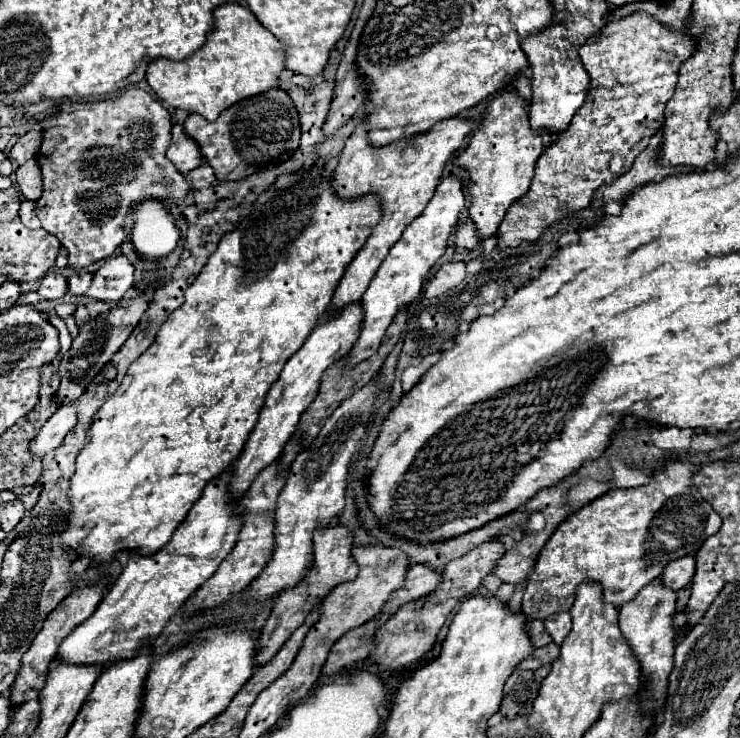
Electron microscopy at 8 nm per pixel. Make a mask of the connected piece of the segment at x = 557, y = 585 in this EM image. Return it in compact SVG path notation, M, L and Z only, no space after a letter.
M673 459L673 471L661 469L653 471L647 485L633 489L609 489L605 495L593 499L577 513L569 515L545 543L539 553L533 575L527 581L525 597L523 597L523 613L531 619L547 619L553 613L569 611L575 601L577 585L585 579L599 581L603 585L603 595L607 603L623 607L631 601L647 583L661 577L665 563L675 557L693 555L697 549L721 529L721 517L713 511L713 507L699 495L693 485L693 475L701 469L701 465L689 463L685 459Z

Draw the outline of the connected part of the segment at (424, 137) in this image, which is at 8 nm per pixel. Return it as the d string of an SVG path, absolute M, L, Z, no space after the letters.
M445 119L435 123L431 129L413 135L409 139L399 139L395 143L389 143L385 147L371 147L367 143L367 131L365 123L359 121L353 135L345 141L345 147L339 155L339 165L333 173L333 193L337 197L351 201L353 197L373 195L377 197L381 205L381 223L373 227L371 237L367 239L367 245L357 253L353 263L345 269L345 275L331 299L329 311L337 311L343 305L351 305L361 301L363 293L367 291L371 279L375 277L379 265L387 257L389 249L395 245L395 241L403 235L405 227L421 215L425 205L431 201L435 187L441 181L441 173L445 169L447 159L461 147L463 139L471 131L473 123L467 119Z

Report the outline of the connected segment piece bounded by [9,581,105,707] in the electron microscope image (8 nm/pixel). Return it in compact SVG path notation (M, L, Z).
M105 581L99 583L97 587L89 585L89 587L77 587L69 597L65 597L65 601L61 601L61 605L57 605L57 609L53 609L53 613L49 613L49 617L45 619L45 625L41 629L41 633L37 633L37 637L33 639L31 647L27 649L27 653L21 659L21 669L17 673L15 683L9 689L9 701L11 707L19 707L23 701L23 695L27 689L37 689L41 691L49 673L49 663L57 653L57 645L61 645L61 641L85 619L89 619L93 615L93 611L97 609L101 597L103 597L103 589L105 589Z

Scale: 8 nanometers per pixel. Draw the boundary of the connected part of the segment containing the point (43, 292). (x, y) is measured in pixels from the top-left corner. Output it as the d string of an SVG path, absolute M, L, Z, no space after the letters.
M49 273L43 277L41 281L41 287L37 289L37 293L43 297L43 299L49 299L49 301L59 301L65 297L67 293L67 279L59 273Z

